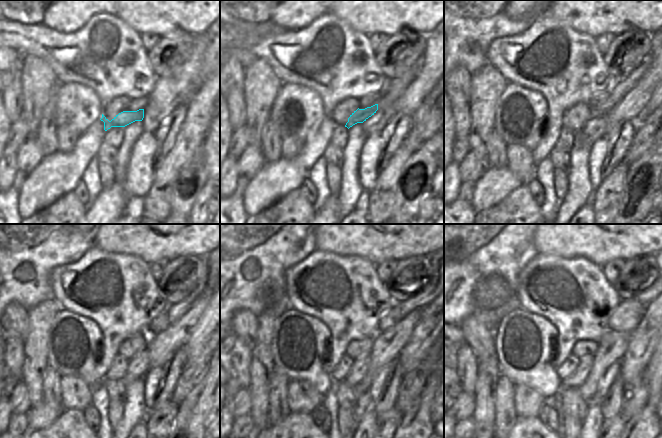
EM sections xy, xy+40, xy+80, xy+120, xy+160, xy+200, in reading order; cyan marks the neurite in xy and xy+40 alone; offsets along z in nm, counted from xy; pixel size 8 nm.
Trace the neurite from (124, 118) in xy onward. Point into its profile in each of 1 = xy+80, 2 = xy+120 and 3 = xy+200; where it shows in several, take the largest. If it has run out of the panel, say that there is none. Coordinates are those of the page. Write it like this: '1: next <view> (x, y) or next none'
1: next xy+80 (620, 89)
2: next xy+120 (174, 312)
3: next xy+200 (646, 297)

